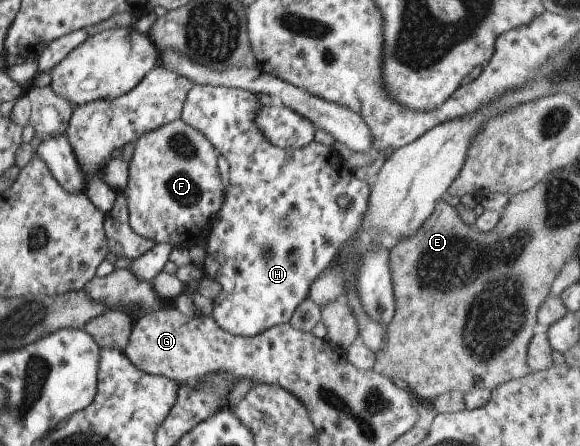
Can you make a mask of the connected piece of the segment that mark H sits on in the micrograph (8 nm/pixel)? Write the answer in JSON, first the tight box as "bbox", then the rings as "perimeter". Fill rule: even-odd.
{"bbox":[180,84,369,336],"perimeter":[[[193,84],[188,91],[184,105],[181,109],[180,119],[199,131],[215,149],[218,155],[224,157],[229,167],[228,187],[224,193],[223,202],[218,210],[216,218],[211,224],[209,236],[205,240],[205,258],[203,259],[202,273],[208,278],[217,281],[221,285],[221,291],[212,300],[211,318],[224,331],[230,332],[230,335],[248,336],[262,333],[269,327],[276,324],[285,324],[290,319],[292,311],[296,309],[296,305],[302,303],[307,297],[308,286],[313,279],[316,279],[329,264],[333,261],[335,254],[341,249],[342,245],[353,235],[359,228],[361,215],[365,210],[365,203],[369,194],[369,183],[364,180],[357,179],[352,170],[346,167],[346,164],[340,159],[336,150],[331,147],[314,142],[312,140],[307,146],[297,150],[290,148],[279,148],[272,145],[262,132],[259,131],[255,122],[255,113],[260,107],[260,102],[253,93],[240,88],[227,88],[222,86],[211,86],[210,84]],[[340,196],[347,196],[348,205],[340,207],[336,200]]]}

